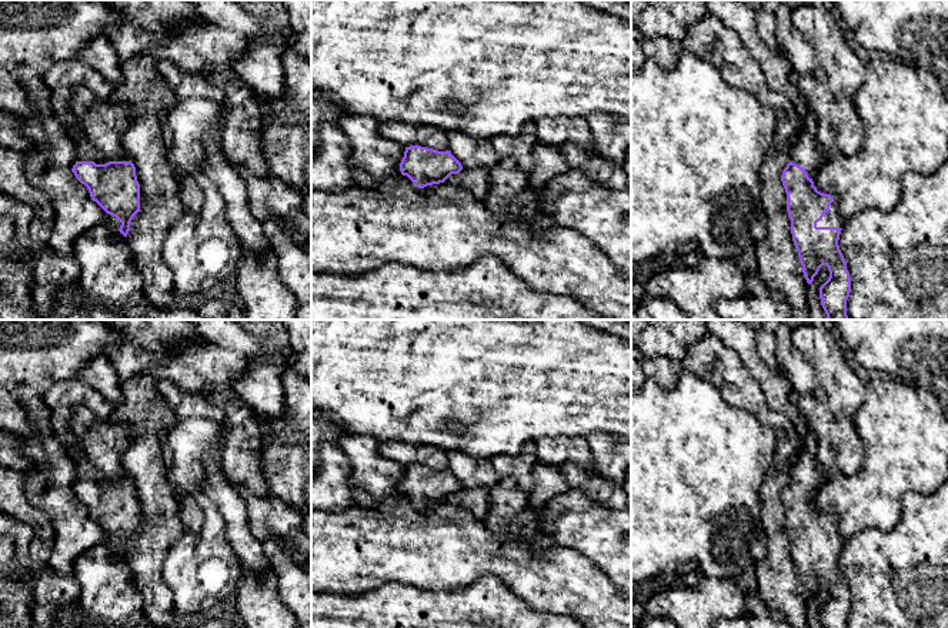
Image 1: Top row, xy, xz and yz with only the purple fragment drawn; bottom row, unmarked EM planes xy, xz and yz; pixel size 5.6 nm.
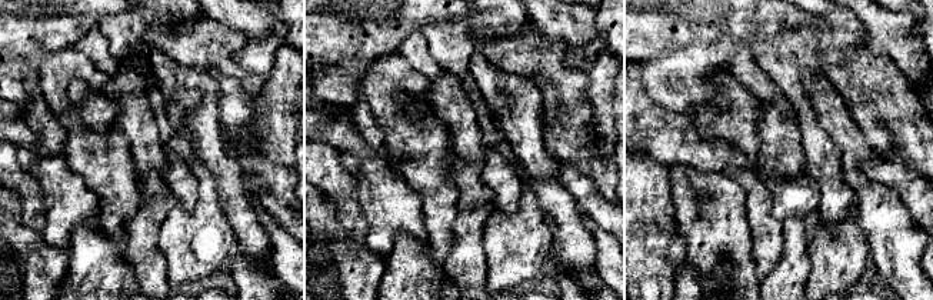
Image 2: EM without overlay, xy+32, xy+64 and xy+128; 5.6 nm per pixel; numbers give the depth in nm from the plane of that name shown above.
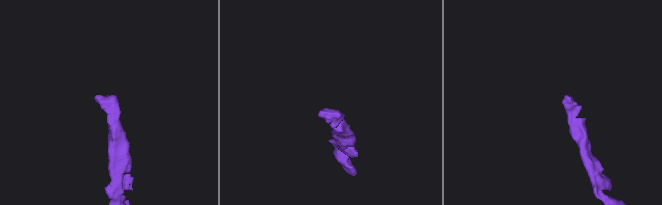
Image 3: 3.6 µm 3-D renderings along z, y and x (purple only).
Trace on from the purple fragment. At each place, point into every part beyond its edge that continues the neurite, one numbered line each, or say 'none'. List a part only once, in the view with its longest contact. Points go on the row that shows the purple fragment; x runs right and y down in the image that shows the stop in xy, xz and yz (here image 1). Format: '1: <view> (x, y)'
1: xy (62, 79)
2: yz (831, 219)

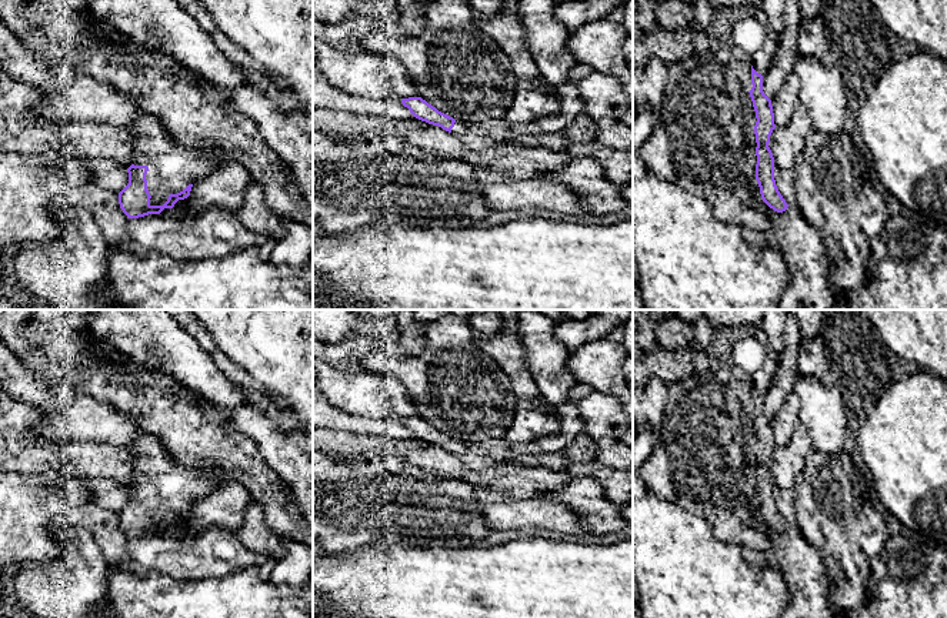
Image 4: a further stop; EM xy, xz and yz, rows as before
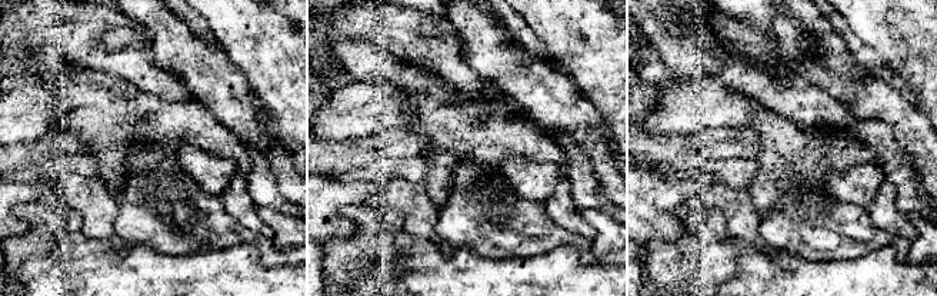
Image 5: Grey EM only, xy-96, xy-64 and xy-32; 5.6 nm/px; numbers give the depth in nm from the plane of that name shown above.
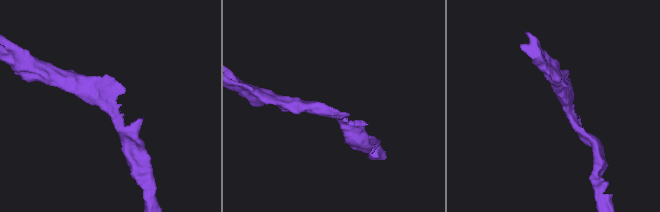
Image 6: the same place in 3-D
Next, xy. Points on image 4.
1: xy (172, 167)

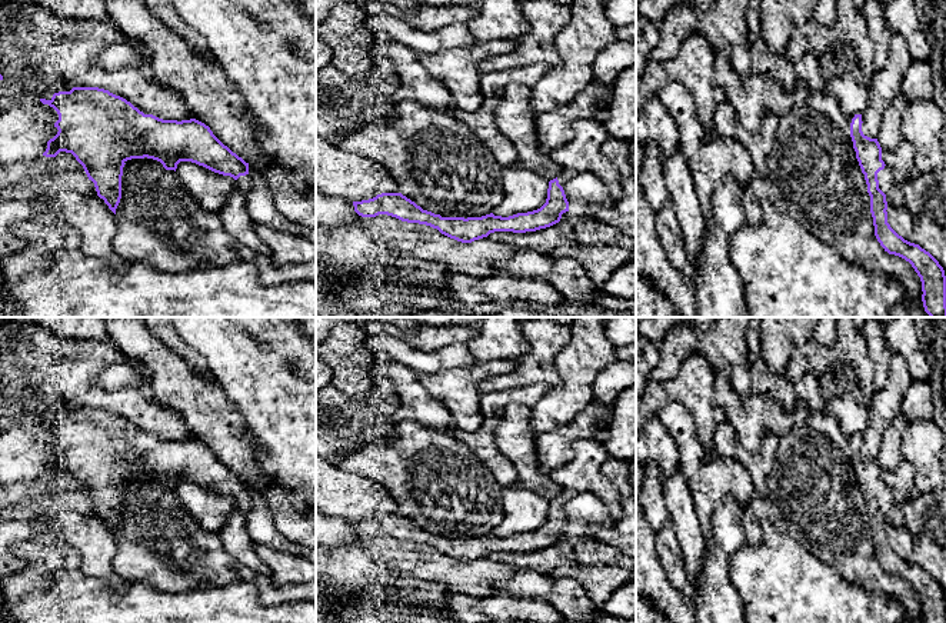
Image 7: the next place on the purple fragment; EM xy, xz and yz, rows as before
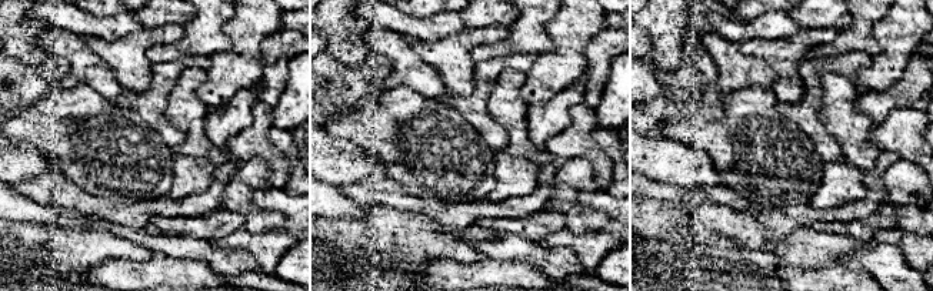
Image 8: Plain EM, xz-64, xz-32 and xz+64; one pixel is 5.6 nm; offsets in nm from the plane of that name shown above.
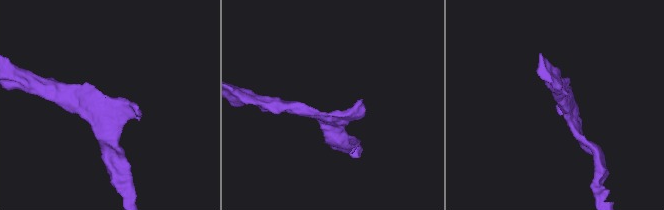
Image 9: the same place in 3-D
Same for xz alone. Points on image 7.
1: xz (566, 175)

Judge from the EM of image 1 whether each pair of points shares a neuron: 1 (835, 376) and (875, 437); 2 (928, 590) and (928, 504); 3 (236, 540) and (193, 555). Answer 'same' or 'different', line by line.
1: different
2: same
3: different

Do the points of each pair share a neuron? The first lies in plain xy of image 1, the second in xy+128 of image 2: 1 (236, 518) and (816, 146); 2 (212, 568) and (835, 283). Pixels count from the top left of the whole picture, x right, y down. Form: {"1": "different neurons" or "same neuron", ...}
{"1": "different neurons", "2": "same neuron"}

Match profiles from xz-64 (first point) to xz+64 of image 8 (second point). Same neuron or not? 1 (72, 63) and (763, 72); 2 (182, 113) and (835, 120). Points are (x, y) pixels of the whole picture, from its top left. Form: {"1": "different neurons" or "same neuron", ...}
{"1": "same neuron", "2": "same neuron"}

